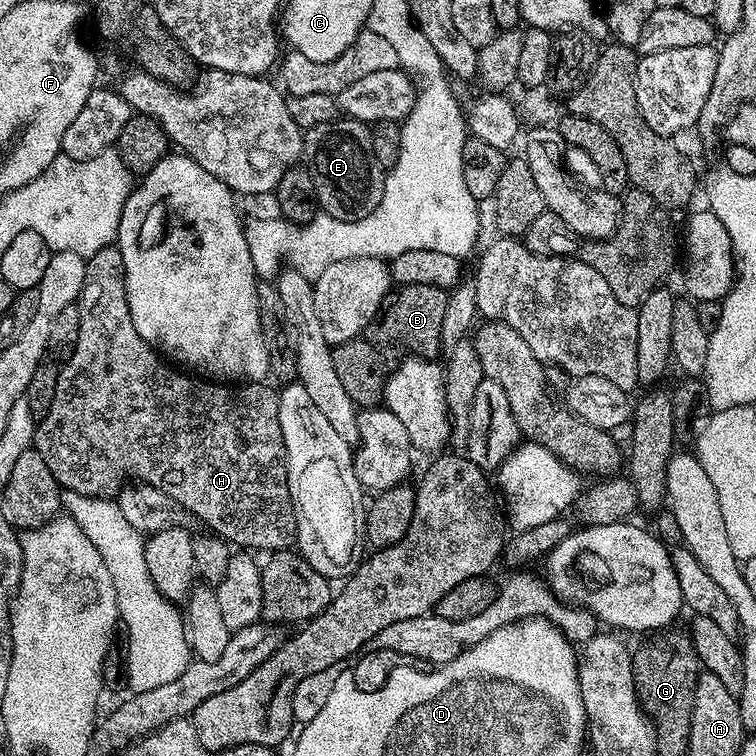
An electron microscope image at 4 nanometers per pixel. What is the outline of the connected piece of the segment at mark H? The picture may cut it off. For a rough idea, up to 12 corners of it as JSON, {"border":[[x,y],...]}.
{"border":[[119,247],[34,447],[61,489],[127,475],[229,545],[296,539],[279,395],[165,363]]}

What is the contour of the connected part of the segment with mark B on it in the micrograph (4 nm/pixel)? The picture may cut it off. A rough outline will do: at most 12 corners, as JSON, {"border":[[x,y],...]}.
{"border":[[402,284],[334,370],[361,409],[377,407],[405,358],[441,355],[448,292]]}

